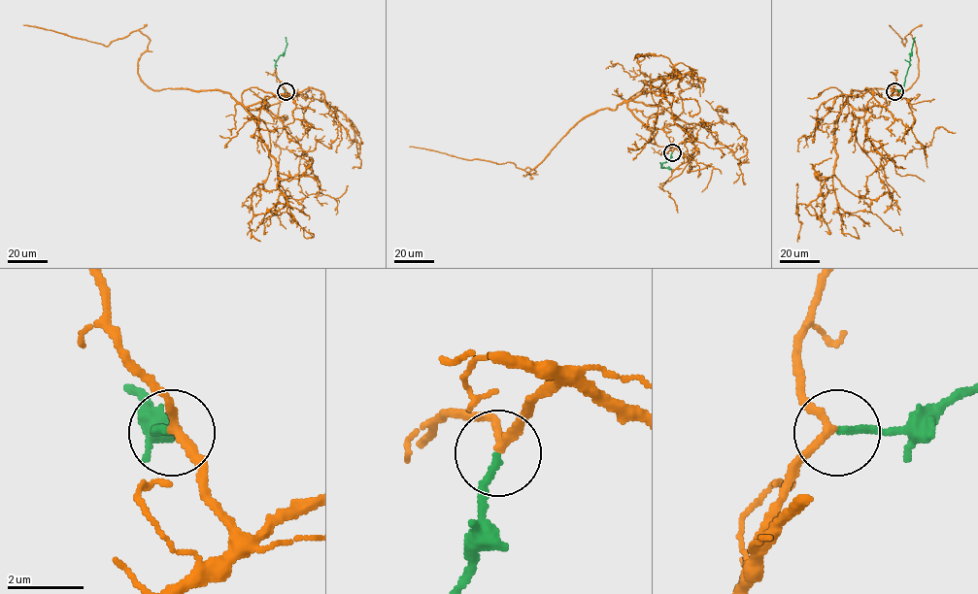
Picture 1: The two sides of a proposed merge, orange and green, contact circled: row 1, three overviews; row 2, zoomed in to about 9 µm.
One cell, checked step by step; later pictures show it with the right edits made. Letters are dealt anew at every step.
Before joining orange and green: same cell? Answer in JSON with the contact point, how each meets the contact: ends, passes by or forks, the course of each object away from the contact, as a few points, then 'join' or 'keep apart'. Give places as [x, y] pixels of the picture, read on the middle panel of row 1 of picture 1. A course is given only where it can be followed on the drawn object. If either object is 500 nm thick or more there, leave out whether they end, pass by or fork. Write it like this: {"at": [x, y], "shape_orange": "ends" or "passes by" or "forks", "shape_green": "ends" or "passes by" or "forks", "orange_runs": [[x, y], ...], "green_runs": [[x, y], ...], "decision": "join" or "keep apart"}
{"at": [672, 152], "shape_orange": "passes by", "shape_green": "ends", "orange_runs": [[672, 152], [674, 148], [657, 145], [624, 103], [589, 114], [523, 176], [536, 171], [409, 147]], "green_runs": [[672, 152], [668, 160], [660, 167], [668, 167], [672, 172]], "decision": "join"}

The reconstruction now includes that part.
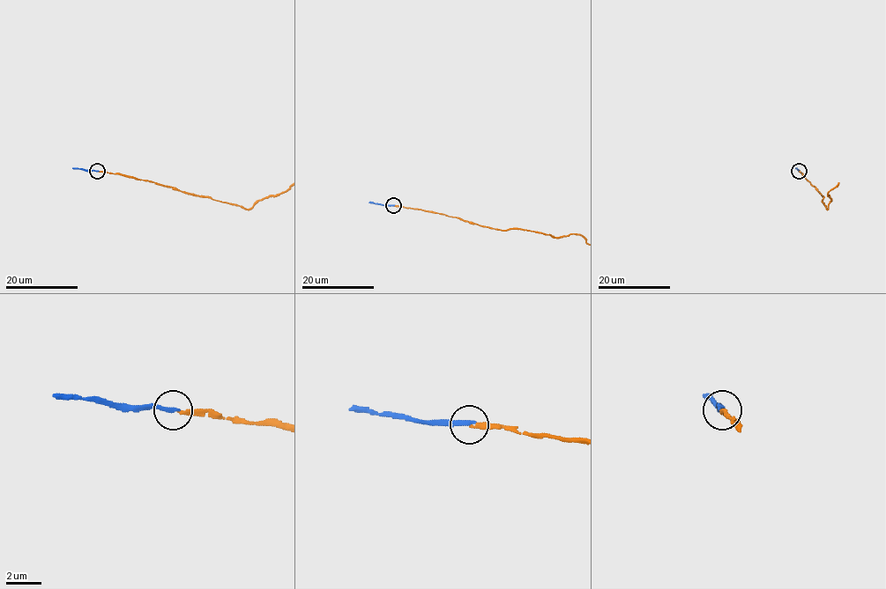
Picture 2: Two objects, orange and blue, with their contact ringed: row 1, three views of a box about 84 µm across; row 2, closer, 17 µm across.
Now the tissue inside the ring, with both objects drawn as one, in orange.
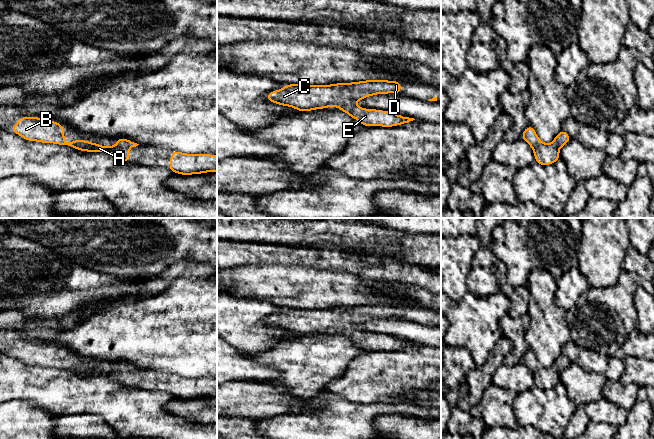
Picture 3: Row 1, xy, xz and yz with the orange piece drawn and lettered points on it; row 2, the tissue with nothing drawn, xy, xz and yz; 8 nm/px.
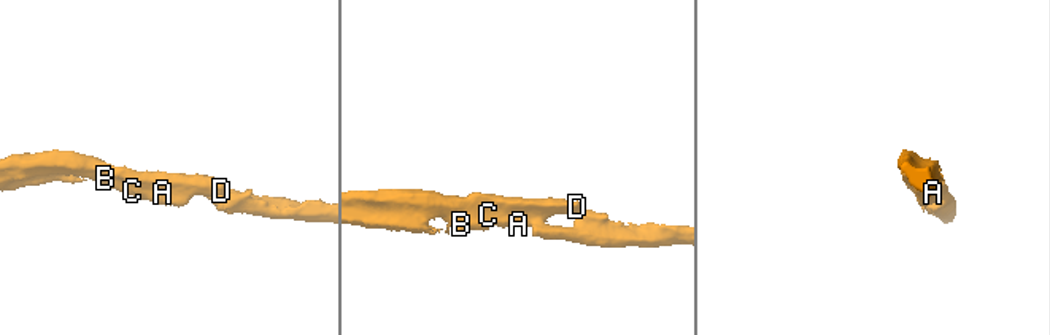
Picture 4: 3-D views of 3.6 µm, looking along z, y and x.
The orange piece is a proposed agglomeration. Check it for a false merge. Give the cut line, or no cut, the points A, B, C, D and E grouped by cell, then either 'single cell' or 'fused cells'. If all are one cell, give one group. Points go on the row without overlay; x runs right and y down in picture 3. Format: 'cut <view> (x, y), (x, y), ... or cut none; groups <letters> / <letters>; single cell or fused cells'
cut none; groups A B C D E; single cell

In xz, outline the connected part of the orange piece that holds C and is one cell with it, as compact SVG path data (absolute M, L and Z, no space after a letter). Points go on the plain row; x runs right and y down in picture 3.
M366 304L351 307L337 307L330 309L306 309L289 308L280 314L272 315L266 319L267 325L295 332L301 336L307 336L315 333L324 333L326 331L338 331L341 335L355 342L365 351L382 350L393 351L415 344L414 342L403 341L393 336L377 333L365 333L355 329L356 325L376 318L401 318L401 306L388 304Z

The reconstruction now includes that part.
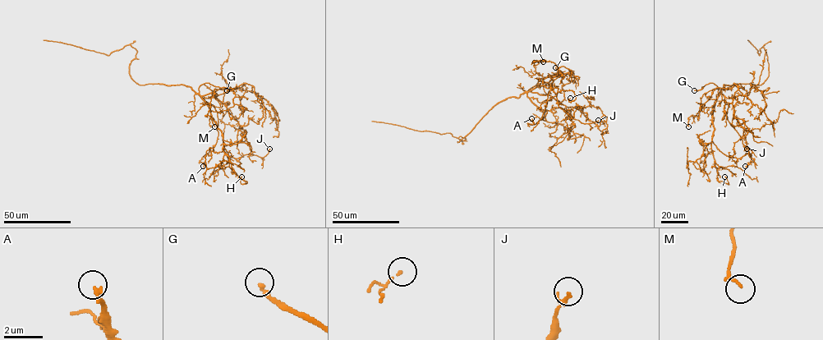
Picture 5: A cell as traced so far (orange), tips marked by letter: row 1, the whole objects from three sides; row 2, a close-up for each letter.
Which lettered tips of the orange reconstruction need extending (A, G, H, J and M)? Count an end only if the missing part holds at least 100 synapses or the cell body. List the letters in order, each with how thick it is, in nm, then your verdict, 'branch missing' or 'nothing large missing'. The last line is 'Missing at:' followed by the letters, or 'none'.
A: 240 nm thick; nothing large missing
G: 240 nm thick; branch missing
H: 130 nm thick; nothing large missing
J: 200 nm thick; nothing large missing
M: 150 nm thick; nothing large missing
Missing at: G

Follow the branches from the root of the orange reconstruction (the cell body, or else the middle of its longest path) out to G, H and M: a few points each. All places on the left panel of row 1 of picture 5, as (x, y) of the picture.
G: (165, 84), (188, 85), (198, 94), (199, 87), (204, 83), (233, 89), (227, 90)
H: (165, 84), (190, 86), (200, 97), (221, 132), (229, 167), (246, 183), (240, 182), (241, 176)
M: (165, 84), (190, 86), (201, 96), (217, 89), (213, 89), (206, 116), (209, 117), (214, 126)

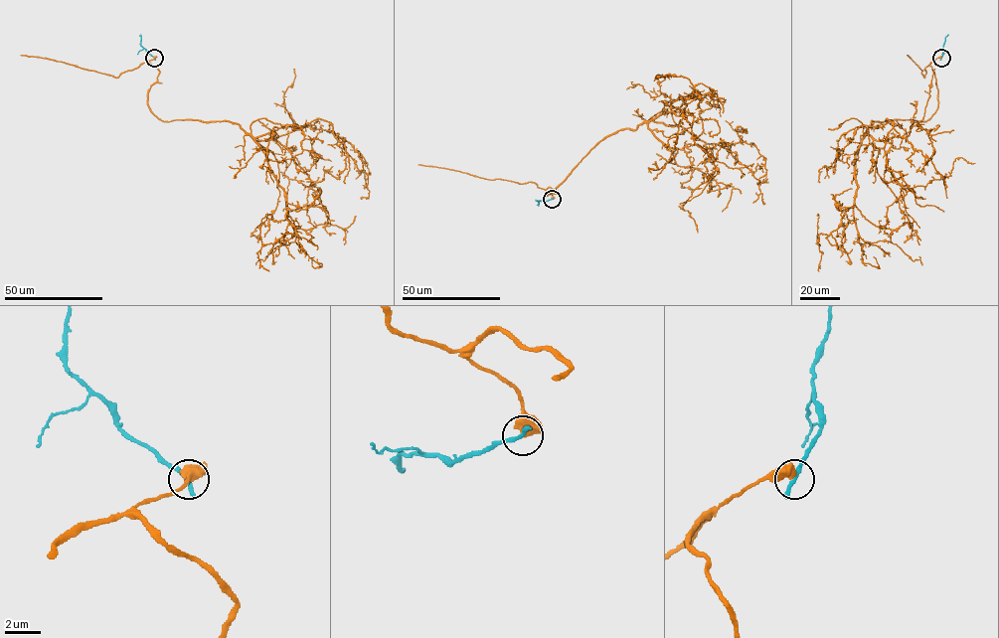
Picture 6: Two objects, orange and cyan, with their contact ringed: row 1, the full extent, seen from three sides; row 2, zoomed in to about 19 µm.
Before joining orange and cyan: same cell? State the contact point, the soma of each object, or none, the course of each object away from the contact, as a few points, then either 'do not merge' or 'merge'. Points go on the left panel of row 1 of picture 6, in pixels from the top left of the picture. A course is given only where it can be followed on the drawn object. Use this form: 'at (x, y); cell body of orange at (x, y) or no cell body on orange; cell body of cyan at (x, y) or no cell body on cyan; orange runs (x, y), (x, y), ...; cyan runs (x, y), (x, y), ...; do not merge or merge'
at (154, 58); no cell body on orange; no cell body on cyan; orange runs (154, 58), (147, 105), (158, 118), (275, 139), (316, 191), (284, 175), (300, 163); cyan runs (154, 58), (141, 46), (141, 35); do not merge

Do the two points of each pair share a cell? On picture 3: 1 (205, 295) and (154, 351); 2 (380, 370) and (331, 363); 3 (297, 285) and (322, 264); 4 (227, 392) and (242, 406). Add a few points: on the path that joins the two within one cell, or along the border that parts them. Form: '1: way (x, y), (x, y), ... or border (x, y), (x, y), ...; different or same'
1: way (196, 309), (168, 337); same
2: border (364, 350), (353, 358), (344, 374); different
3: border (305, 265), (311, 268), (340, 271); different
4: way (231, 396), (238, 402); same

